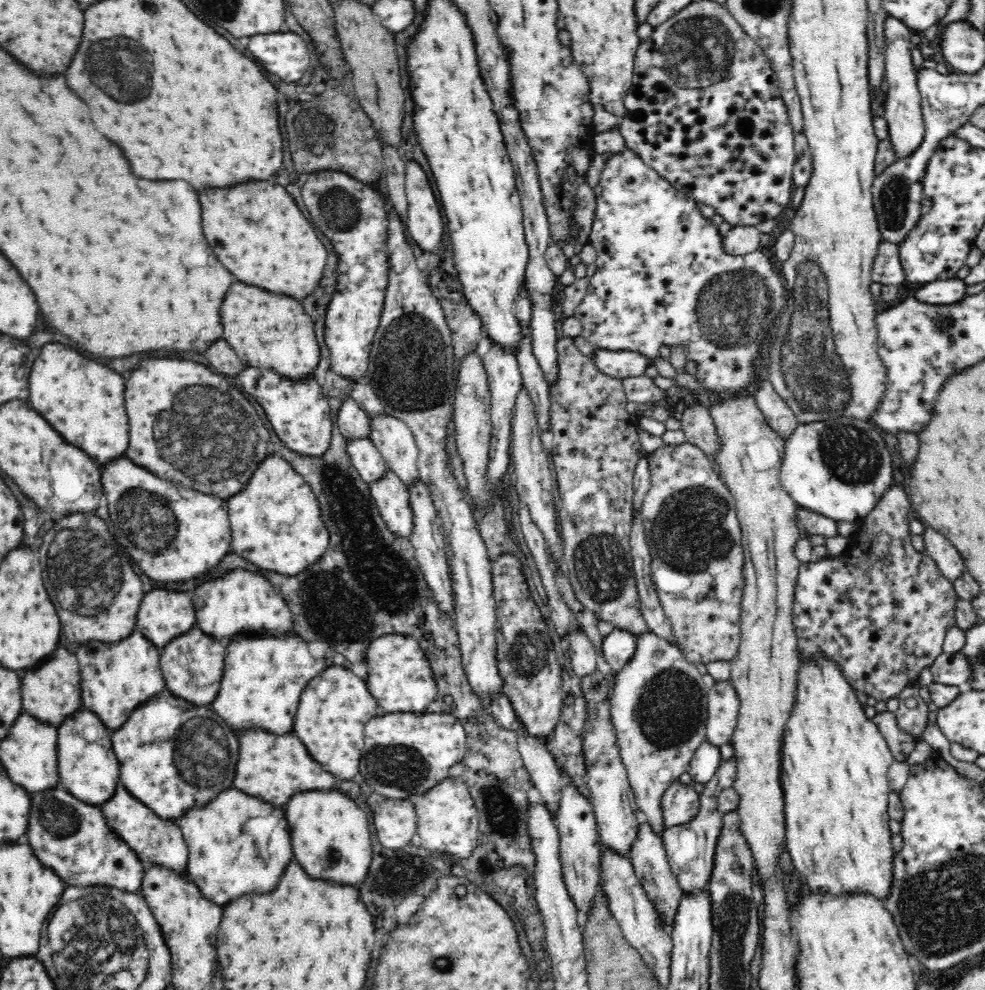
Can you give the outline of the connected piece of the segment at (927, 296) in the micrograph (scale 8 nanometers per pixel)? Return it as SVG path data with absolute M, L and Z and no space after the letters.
M956 276L921 284L914 296L926 304L949 305L960 302L967 295L966 289L965 279L959 279Z

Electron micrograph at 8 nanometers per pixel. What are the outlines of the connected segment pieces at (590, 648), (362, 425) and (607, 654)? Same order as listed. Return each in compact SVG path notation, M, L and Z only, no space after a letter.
M584 631L570 633L563 639L565 648L569 650L572 673L580 678L593 675L597 670L596 650Z
M351 397L342 402L337 414L337 425L347 441L370 439L371 420Z
M614 628L603 638L602 652L613 673L617 673L629 658L632 658L634 648L636 635L624 629Z

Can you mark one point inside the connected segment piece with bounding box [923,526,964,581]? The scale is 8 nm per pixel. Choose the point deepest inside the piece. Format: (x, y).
(947, 558)

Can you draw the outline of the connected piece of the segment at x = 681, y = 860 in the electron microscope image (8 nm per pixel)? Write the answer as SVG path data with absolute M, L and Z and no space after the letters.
M735 759L721 761L716 774L704 784L703 791L699 794L698 815L684 825L672 826L661 837L667 851L669 867L683 894L706 890L710 883L716 846L723 828L723 816L718 810L717 798L725 788L733 786L734 780L736 780Z

